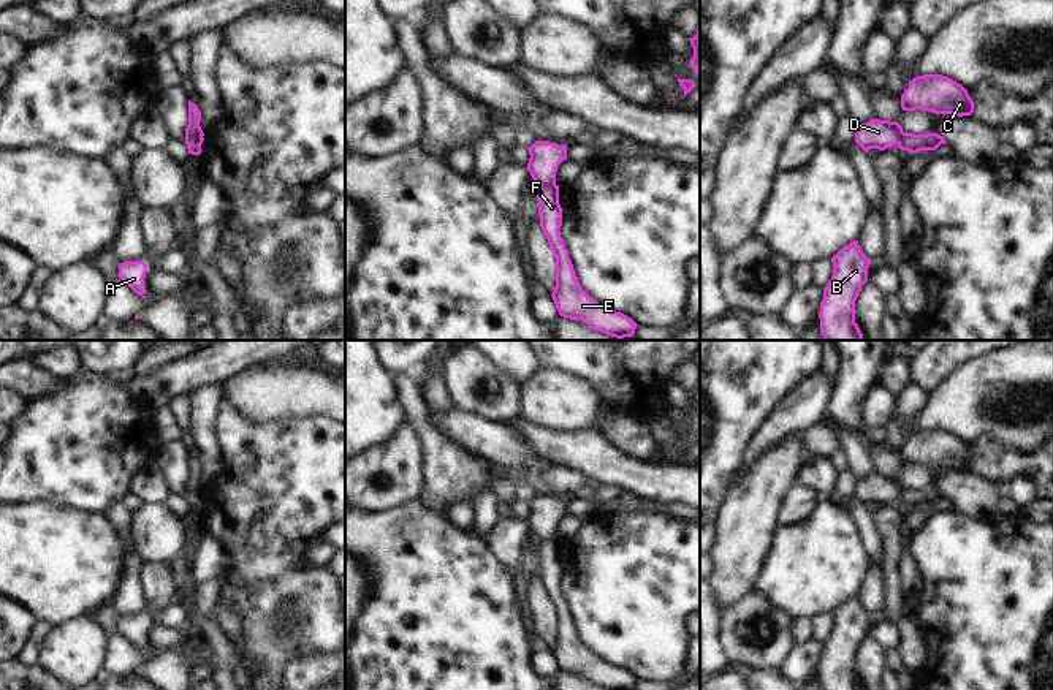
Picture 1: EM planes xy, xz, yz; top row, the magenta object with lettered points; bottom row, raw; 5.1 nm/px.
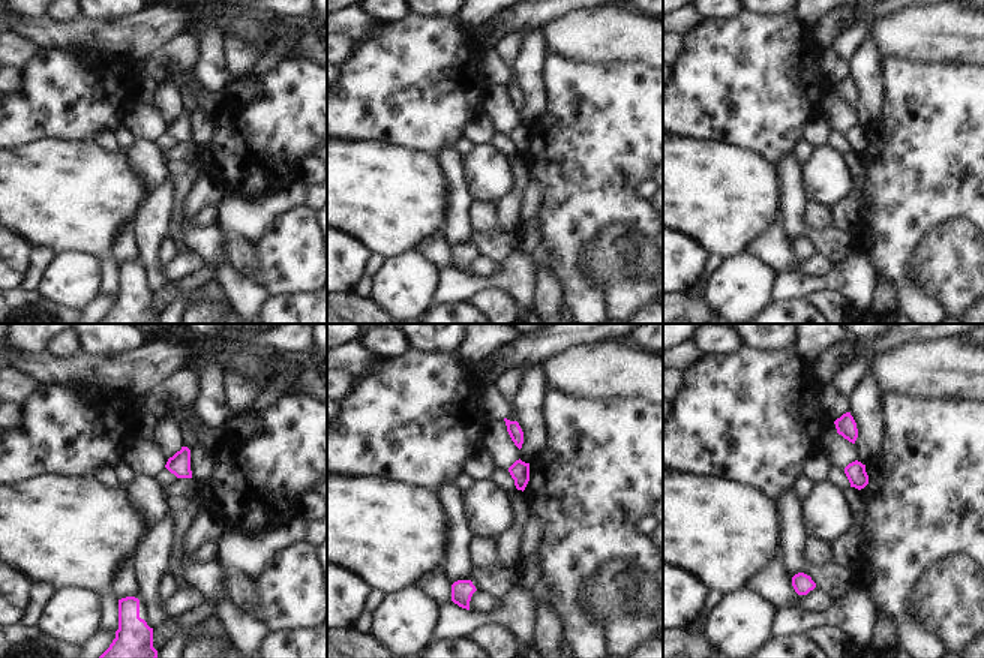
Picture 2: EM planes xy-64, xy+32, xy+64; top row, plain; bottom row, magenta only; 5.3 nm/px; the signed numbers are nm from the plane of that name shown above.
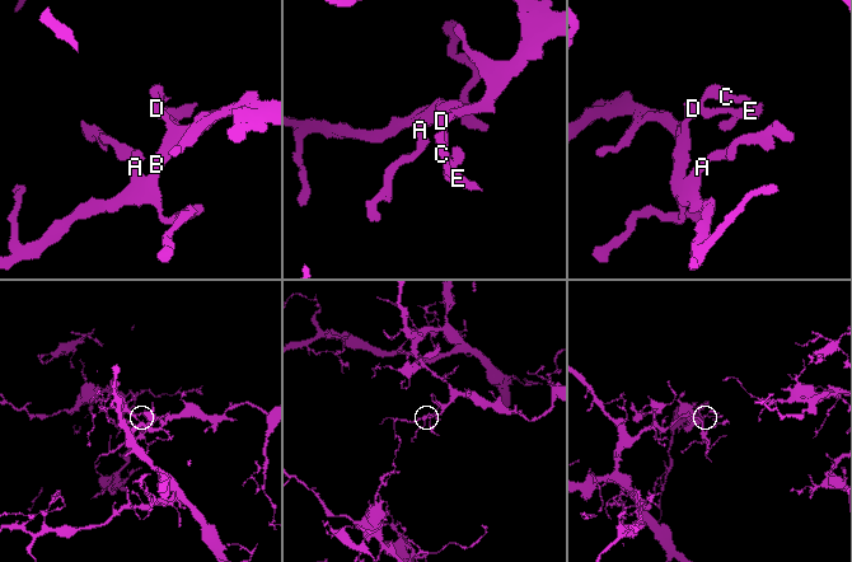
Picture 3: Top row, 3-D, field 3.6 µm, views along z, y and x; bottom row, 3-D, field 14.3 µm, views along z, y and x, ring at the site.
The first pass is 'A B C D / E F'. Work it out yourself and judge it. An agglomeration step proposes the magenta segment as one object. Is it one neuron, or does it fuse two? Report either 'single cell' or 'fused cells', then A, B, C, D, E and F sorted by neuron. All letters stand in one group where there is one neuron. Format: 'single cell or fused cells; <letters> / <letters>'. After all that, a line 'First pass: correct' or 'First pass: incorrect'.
fused cells; A B C D / E F
First pass: correct

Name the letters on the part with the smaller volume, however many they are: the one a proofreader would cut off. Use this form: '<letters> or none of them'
E, F

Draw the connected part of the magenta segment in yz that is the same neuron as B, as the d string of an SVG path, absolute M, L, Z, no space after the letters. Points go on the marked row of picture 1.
M858 241L842 247L833 258L833 275L823 288L820 302L820 332L823 340L863 340L855 323L855 301L868 282L871 260Z

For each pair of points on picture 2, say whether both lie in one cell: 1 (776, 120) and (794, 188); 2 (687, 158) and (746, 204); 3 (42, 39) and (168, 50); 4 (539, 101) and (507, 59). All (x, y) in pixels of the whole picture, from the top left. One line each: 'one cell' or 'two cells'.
1: two cells
2: one cell
3: two cells
4: two cells

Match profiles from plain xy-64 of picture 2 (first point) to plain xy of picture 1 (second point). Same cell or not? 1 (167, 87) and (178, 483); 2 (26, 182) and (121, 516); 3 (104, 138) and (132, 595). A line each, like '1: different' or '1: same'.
1: same
2: different
3: same

